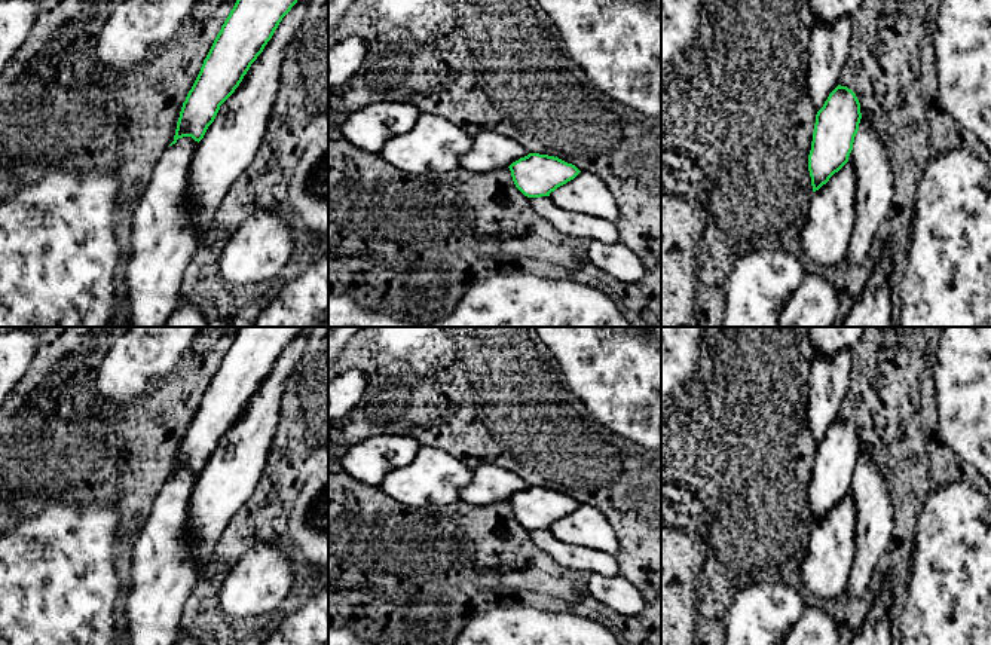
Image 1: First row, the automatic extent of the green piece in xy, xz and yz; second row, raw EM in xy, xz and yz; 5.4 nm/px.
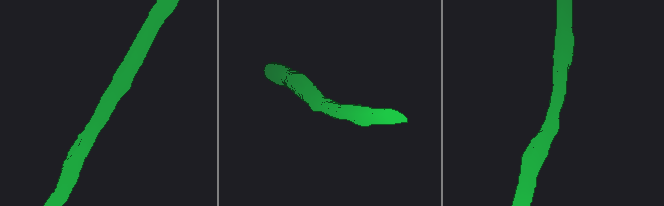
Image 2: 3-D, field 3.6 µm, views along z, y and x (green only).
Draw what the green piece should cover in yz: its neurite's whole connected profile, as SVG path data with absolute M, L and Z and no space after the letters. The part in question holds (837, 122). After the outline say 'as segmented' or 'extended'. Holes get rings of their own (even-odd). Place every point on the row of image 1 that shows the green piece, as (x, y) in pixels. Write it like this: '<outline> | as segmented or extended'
M838 85L816 114L808 155L813 192L826 184L848 162L860 119L856 94Z | as segmented

